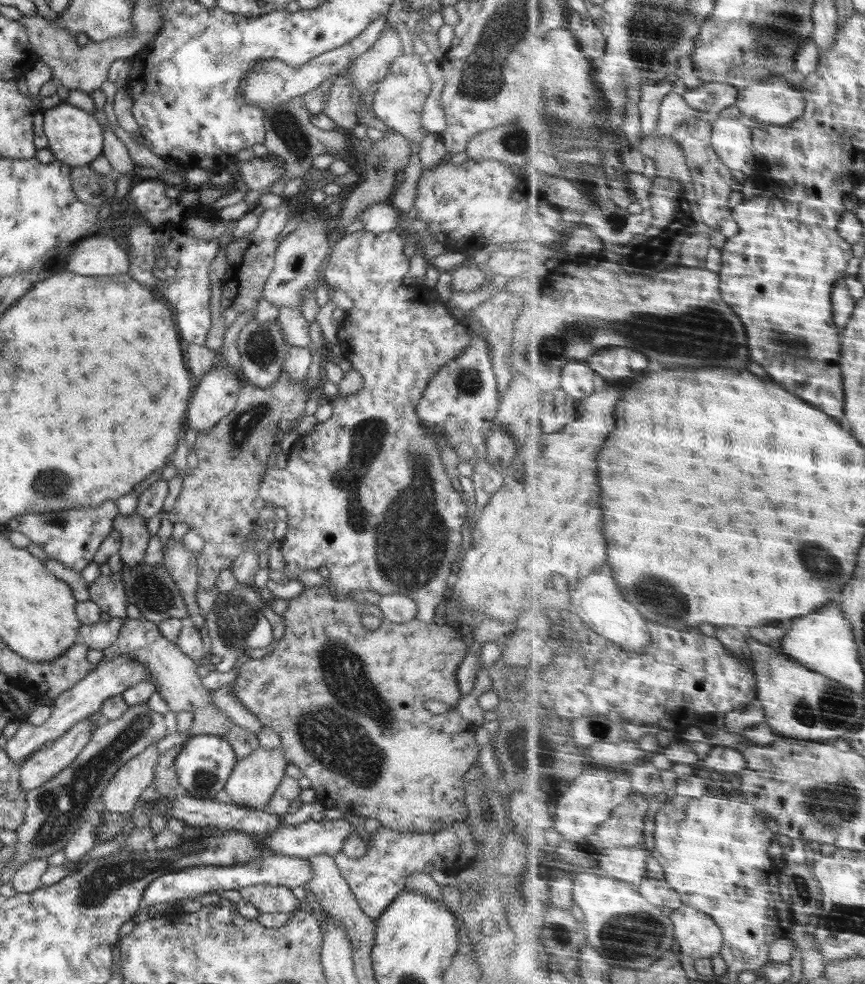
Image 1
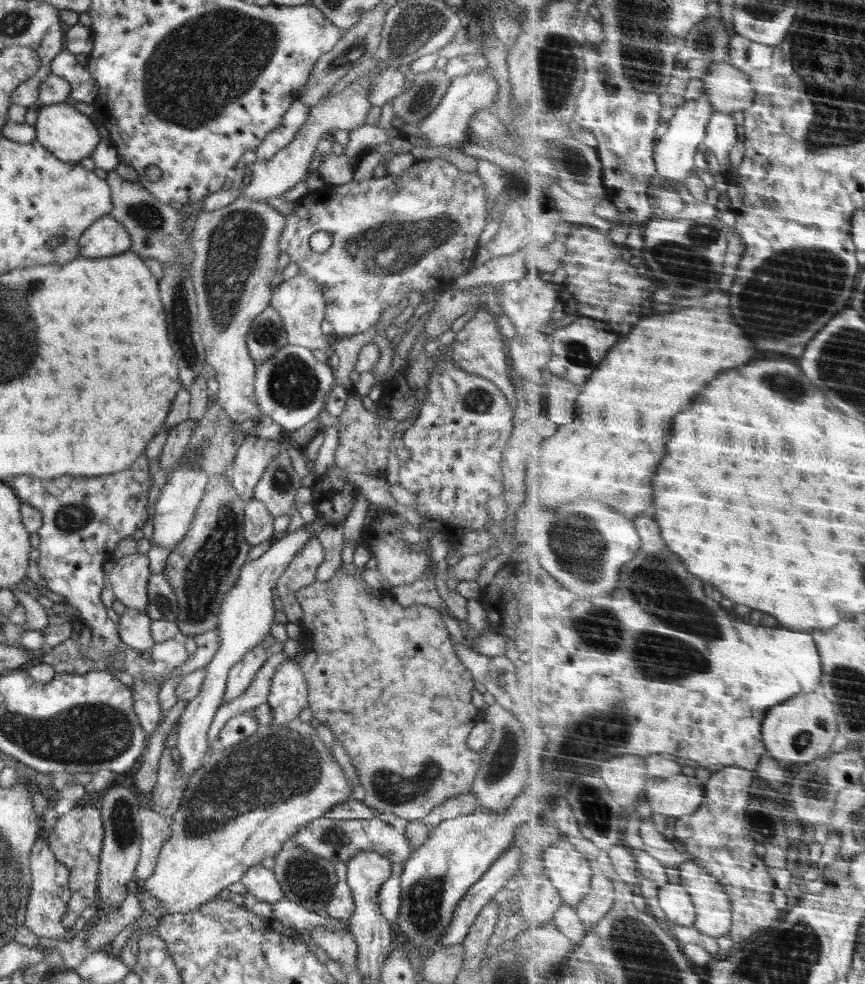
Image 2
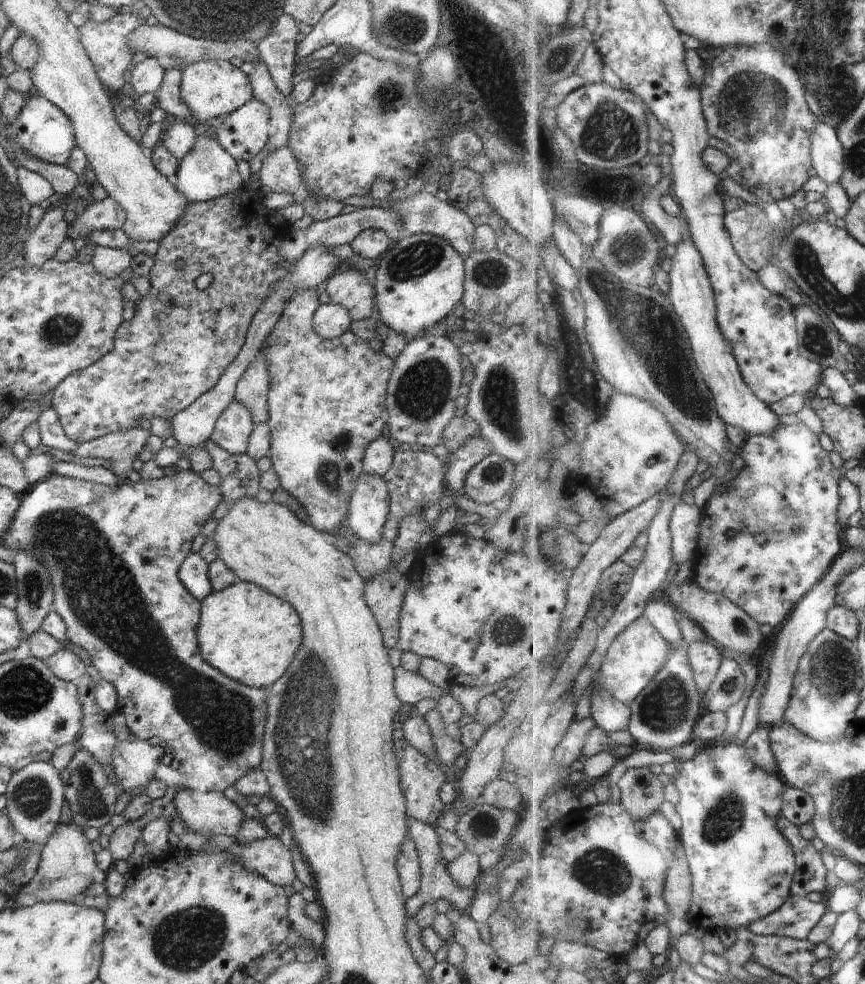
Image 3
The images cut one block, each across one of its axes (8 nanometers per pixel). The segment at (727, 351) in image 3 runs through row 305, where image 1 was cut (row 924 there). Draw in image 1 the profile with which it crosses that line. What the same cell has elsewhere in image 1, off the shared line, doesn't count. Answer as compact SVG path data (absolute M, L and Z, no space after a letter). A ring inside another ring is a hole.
M692 906L680 907L671 913L676 926L678 943L686 956L694 960L720 956L725 934L713 916Z

